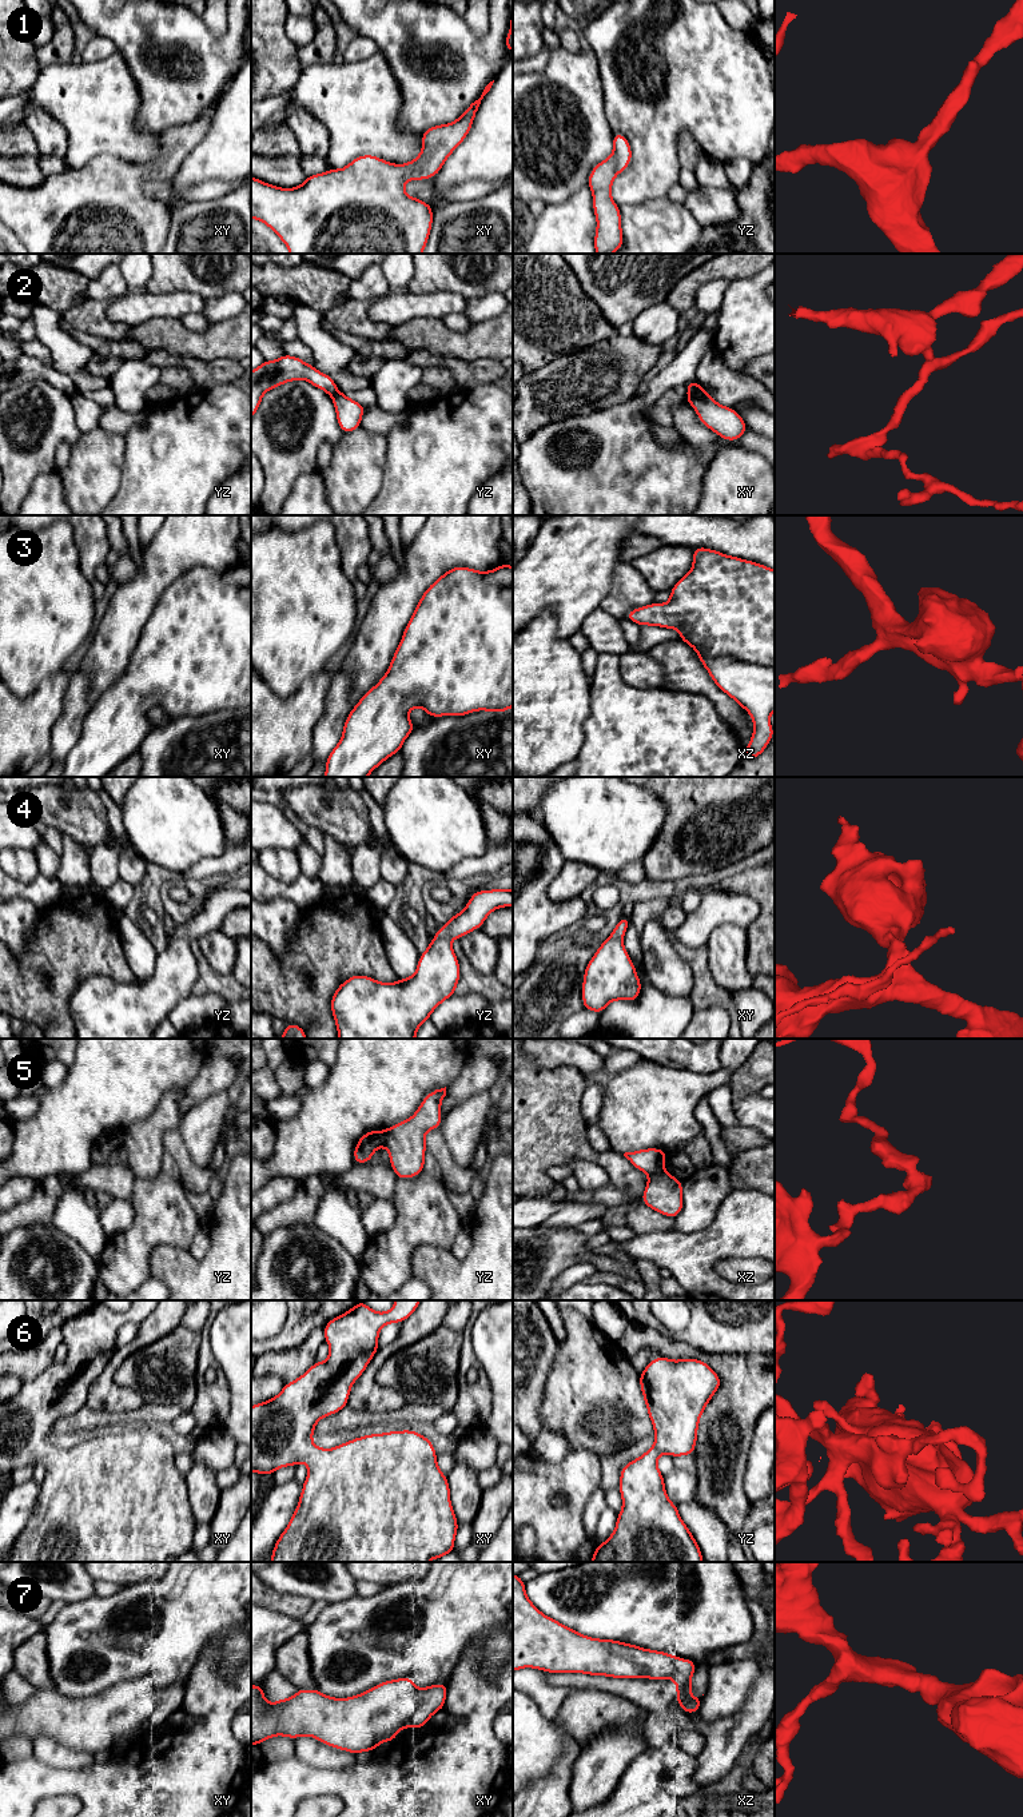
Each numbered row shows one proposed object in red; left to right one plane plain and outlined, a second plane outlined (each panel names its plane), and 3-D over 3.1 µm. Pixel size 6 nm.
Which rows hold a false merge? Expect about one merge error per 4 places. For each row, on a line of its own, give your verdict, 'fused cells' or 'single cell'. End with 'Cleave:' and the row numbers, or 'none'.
1: single cell
2: fused cells
3: single cell
4: single cell
5: fused cells
6: single cell
7: single cell
Cleave: 2, 5

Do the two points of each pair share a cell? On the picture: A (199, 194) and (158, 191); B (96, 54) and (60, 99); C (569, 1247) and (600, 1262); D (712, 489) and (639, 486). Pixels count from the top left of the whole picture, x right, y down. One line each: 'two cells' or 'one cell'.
A: one cell
B: two cells
C: one cell
D: two cells

